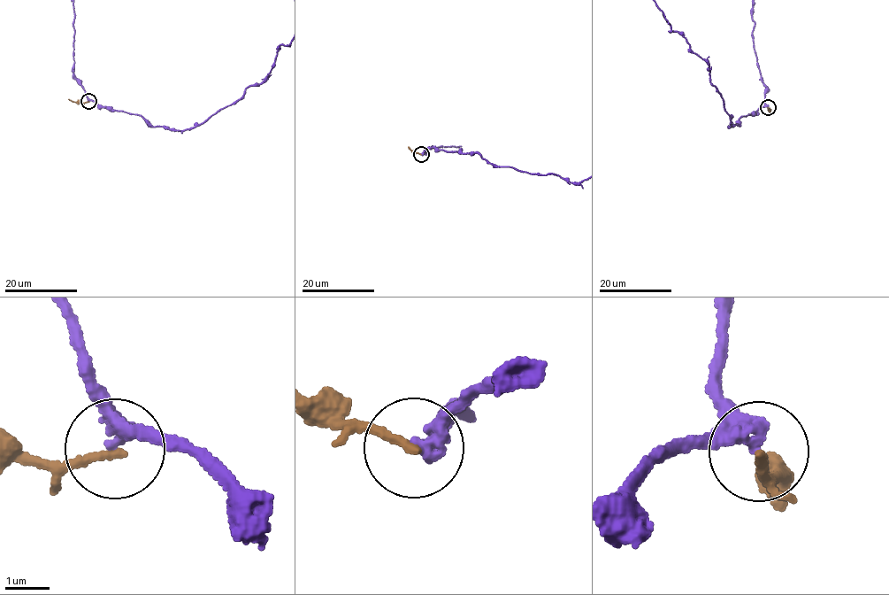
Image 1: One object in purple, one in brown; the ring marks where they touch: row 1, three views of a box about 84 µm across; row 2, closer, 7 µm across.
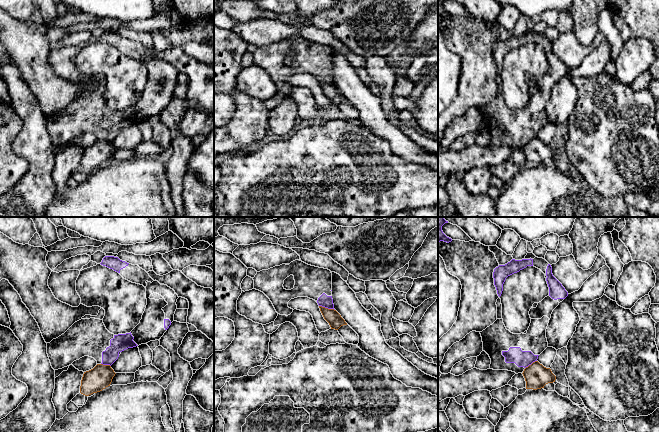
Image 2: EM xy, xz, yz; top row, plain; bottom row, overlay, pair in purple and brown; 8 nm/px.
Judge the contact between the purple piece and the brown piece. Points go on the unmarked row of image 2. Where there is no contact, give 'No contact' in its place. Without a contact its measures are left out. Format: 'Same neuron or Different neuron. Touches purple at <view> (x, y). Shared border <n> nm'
Different neuron. Touches purple at xz (327, 83). Shared border 130 nm

